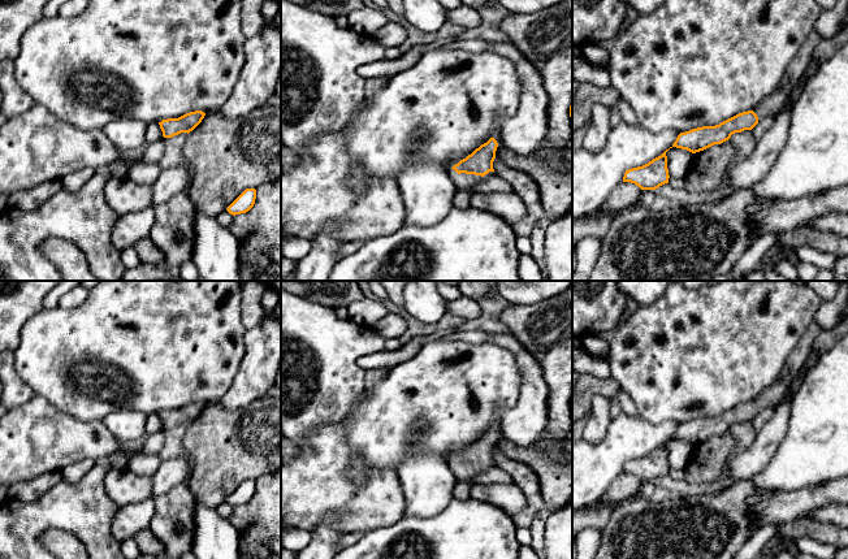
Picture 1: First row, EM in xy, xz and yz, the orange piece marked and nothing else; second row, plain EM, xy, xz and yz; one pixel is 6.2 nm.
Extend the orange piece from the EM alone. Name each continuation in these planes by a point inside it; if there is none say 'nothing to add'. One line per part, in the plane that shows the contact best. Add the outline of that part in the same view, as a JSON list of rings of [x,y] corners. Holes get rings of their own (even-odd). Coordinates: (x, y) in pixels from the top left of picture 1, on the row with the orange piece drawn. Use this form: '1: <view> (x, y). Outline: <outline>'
1: xz (466, 182). Outline: [[[450,169],[447,173],[449,173],[450,179],[455,185],[455,187],[459,190],[463,190],[468,194],[472,194],[476,191],[475,186],[477,182],[480,182],[481,179],[496,176],[494,172],[489,172],[484,177],[475,176],[475,174],[466,174],[466,173],[458,174],[454,169]]]

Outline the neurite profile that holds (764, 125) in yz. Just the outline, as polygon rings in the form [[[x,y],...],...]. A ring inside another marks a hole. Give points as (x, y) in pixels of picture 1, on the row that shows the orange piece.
[[[766,117],[761,121],[758,121],[758,124],[752,129],[752,134],[753,136],[758,140],[760,138],[762,138],[765,135],[765,133],[770,129],[770,126],[774,122],[774,117]]]

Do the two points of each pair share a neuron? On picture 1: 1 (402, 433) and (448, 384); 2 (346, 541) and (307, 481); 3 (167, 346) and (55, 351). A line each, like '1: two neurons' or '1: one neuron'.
1: one neuron
2: two neurons
3: one neuron

